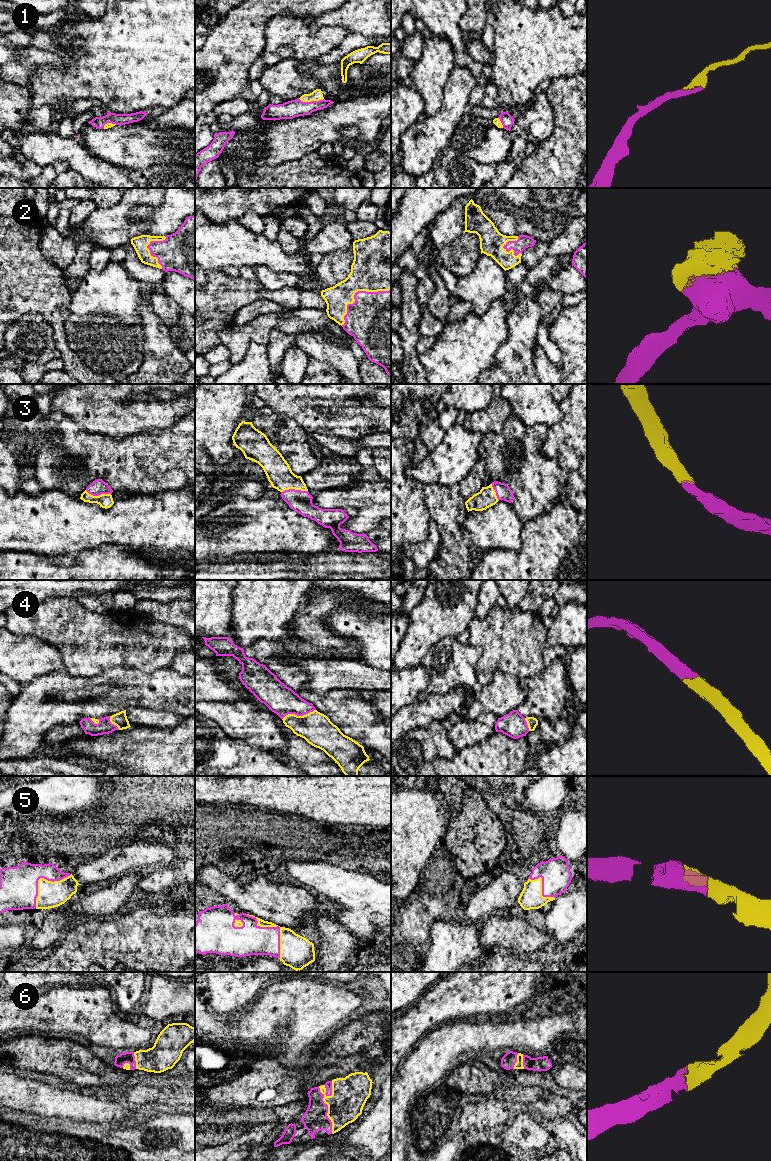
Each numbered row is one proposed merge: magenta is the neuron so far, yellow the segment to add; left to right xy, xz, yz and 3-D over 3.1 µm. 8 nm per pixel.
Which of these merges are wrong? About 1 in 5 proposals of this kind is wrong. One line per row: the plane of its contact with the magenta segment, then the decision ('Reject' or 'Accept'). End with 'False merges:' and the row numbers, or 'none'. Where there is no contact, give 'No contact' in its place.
1: Touches magenta in xz. Accept
2: Touches magenta in xz. Accept
3: Touches magenta in xz. Accept
4: Touches magenta in xz. Accept
5: Touches magenta in xz. Accept
6: Touches magenta in xz. Accept
False merges: none

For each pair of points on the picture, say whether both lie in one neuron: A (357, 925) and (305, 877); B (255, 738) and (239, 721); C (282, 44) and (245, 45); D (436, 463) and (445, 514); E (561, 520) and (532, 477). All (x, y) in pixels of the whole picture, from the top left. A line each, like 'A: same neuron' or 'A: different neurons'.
A: same neuron
B: same neuron
C: different neurons
D: different neurons
E: different neurons

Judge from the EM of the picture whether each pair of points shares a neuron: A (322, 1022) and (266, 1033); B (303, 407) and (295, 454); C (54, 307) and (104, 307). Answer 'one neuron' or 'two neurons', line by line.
A: two neurons
B: two neurons
C: two neurons

